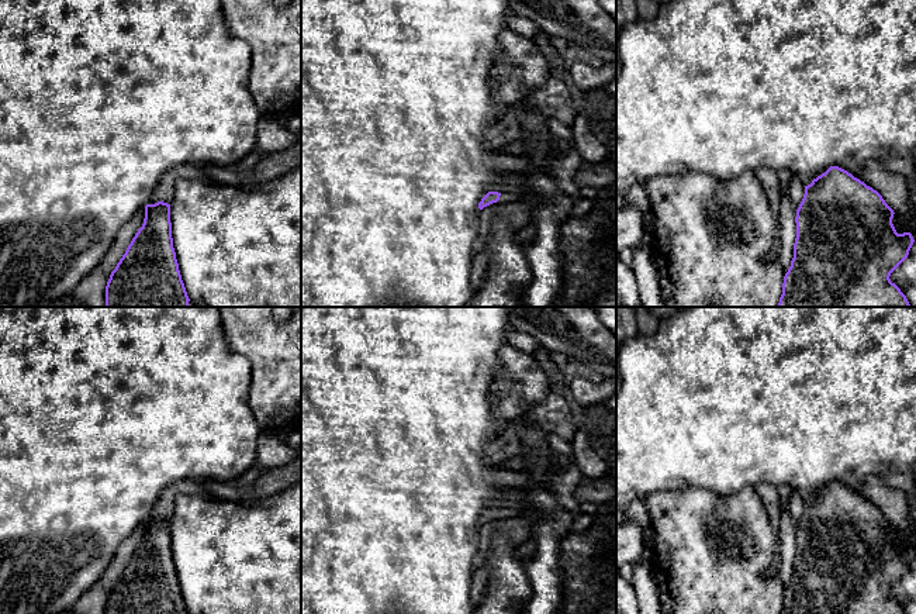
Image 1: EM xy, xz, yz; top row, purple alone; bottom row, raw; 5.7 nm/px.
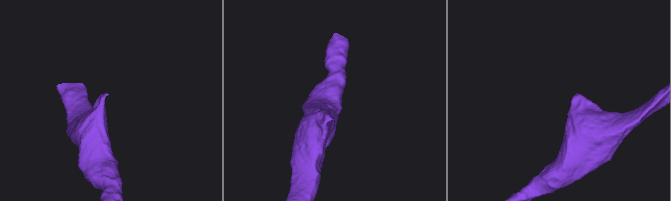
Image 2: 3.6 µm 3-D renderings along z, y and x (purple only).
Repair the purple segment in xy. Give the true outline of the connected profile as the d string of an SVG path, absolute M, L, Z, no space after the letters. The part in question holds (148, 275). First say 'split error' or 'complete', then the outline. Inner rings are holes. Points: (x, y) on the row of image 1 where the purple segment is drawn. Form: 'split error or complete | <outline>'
complete | M170 204L145 206L145 218L106 286L104 307L190 307L172 238Z

